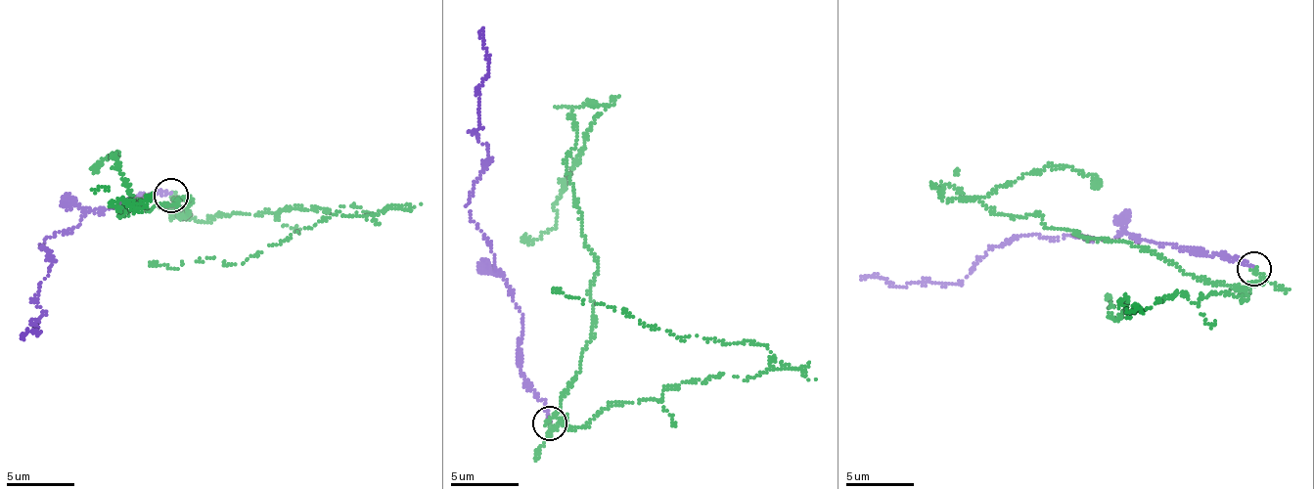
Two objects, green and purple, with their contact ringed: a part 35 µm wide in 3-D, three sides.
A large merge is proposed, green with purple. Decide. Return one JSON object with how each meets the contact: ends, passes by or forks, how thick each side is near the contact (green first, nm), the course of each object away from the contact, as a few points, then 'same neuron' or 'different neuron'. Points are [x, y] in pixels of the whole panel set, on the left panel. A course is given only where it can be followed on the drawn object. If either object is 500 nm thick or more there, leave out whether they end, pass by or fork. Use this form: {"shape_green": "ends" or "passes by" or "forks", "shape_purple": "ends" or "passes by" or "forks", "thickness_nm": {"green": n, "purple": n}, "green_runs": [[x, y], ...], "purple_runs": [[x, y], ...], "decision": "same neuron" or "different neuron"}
{"shape_green": "passes by", "shape_purple": "ends", "thickness_nm": {"green": 200, "purple": 190}, "green_runs": [[171, 196], [180, 219], [190, 202], [179, 197], [120, 217], [120, 200], [142, 208], [116, 151], [93, 173]], "purple_runs": [[171, 193], [94, 210], [40, 244], [50, 267], [41, 316], [30, 324], [40, 333], [23, 339]], "decision": "different neuron"}

